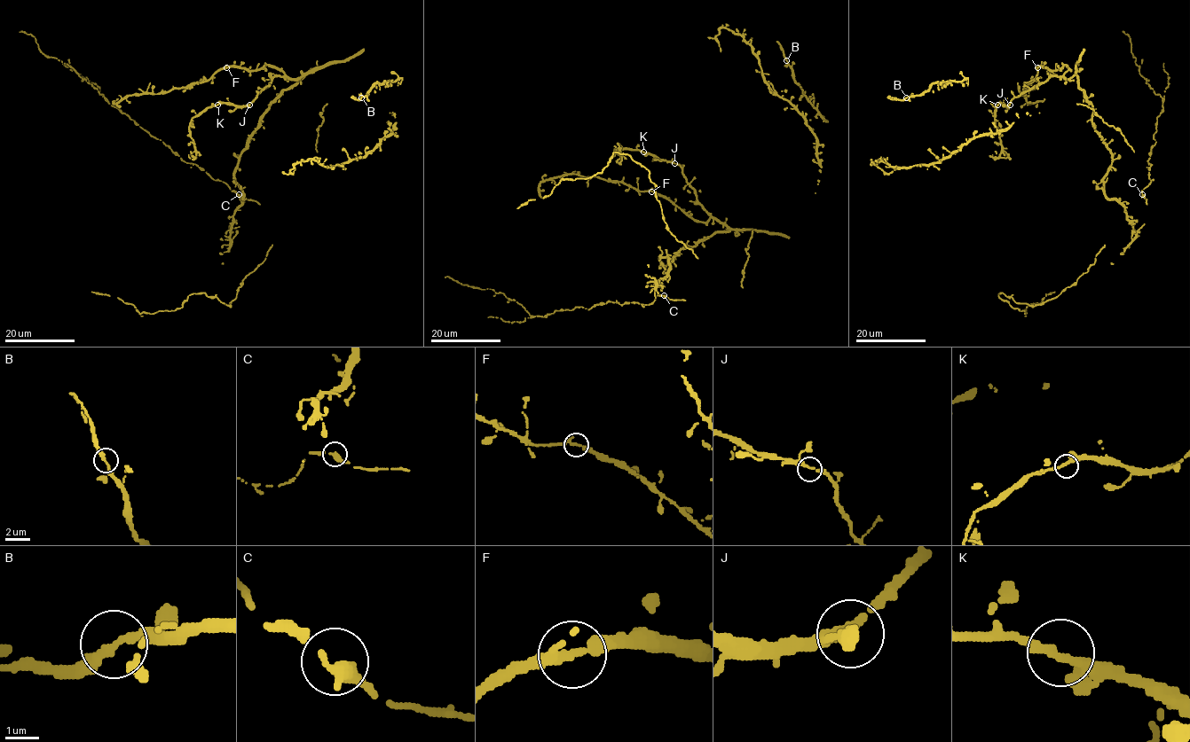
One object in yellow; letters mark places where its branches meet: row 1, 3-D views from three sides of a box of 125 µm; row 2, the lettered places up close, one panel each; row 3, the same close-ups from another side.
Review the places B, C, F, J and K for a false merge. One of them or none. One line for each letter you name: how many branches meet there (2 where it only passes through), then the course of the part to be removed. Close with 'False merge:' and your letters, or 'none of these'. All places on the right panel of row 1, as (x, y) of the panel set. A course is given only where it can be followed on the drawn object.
False merge: none of these

